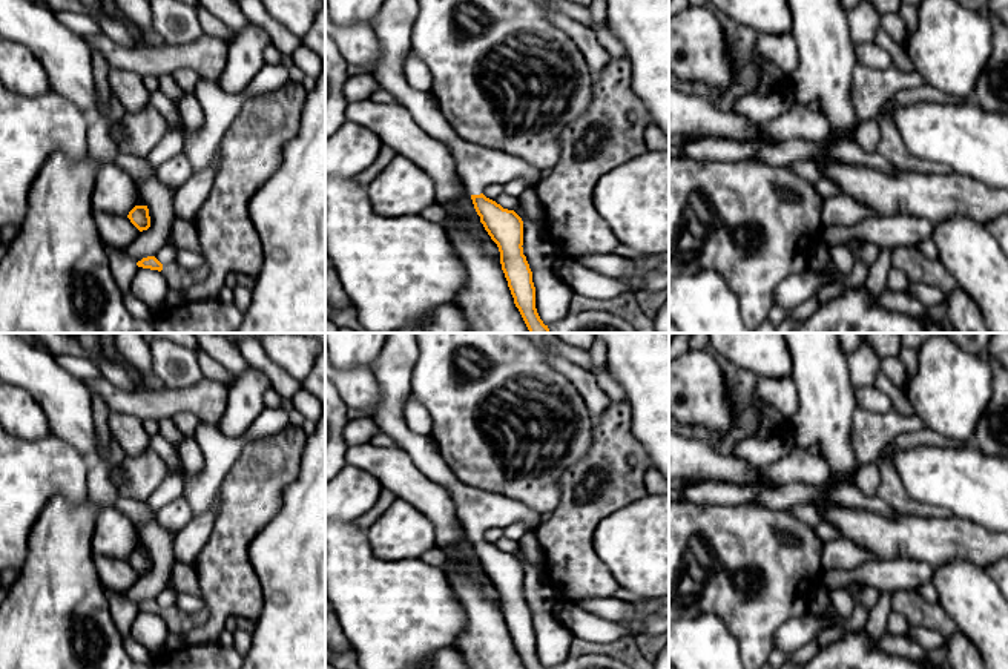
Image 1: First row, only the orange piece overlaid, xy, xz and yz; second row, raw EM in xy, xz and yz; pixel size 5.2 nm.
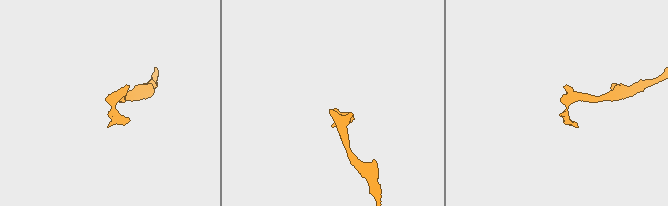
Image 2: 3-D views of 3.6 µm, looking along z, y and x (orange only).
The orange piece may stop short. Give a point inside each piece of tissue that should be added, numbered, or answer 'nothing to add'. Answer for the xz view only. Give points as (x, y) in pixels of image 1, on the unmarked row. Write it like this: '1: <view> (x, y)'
1: xz (477, 510)

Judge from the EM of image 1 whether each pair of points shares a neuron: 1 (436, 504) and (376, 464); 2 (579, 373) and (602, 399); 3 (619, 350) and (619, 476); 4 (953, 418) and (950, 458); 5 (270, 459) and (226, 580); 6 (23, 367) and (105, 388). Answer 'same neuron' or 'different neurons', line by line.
1: same neuron
2: same neuron
3: different neurons
4: different neurons
5: same neuron
6: different neurons

